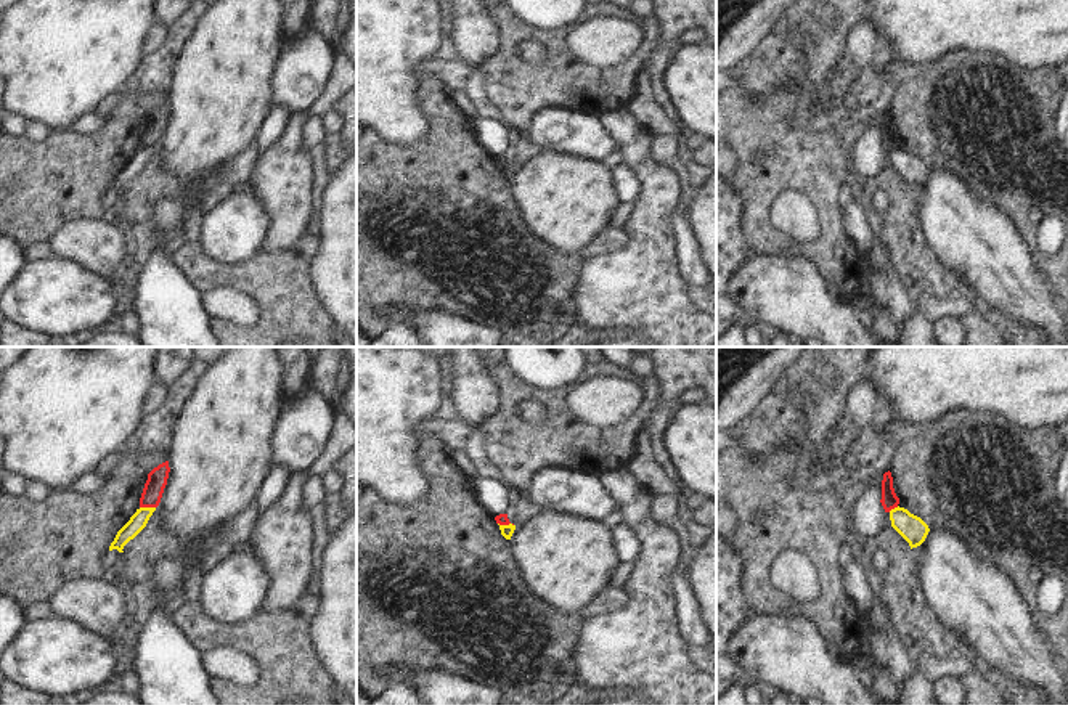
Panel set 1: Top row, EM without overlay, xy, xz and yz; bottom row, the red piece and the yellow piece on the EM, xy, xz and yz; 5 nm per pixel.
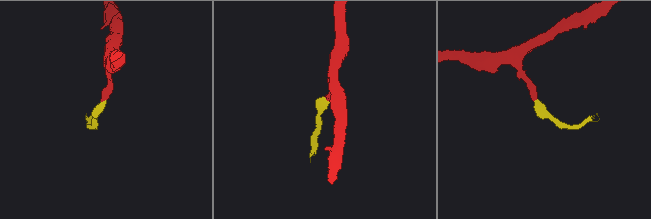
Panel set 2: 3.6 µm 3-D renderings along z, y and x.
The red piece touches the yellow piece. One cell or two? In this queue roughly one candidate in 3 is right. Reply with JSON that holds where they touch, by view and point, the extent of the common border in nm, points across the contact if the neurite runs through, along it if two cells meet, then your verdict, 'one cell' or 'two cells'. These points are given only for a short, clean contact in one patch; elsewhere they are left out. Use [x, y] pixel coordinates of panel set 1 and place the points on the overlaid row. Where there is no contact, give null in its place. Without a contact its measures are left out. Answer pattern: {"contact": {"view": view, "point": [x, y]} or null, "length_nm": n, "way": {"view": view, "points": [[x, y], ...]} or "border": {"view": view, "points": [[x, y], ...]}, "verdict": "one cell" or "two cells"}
{"contact": {"view": "xy", "point": [148, 506]}, "length_nm": 80, "border": {"view": "xy", "points": [[140, 506], [154, 508]]}, "verdict": "two cells"}

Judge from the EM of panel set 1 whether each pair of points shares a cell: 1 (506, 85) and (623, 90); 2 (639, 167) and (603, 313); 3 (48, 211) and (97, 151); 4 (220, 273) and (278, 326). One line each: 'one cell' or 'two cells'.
1: one cell
2: one cell
3: one cell
4: one cell

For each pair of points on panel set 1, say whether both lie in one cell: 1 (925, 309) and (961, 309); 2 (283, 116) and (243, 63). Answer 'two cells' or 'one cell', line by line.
1: one cell
2: two cells

